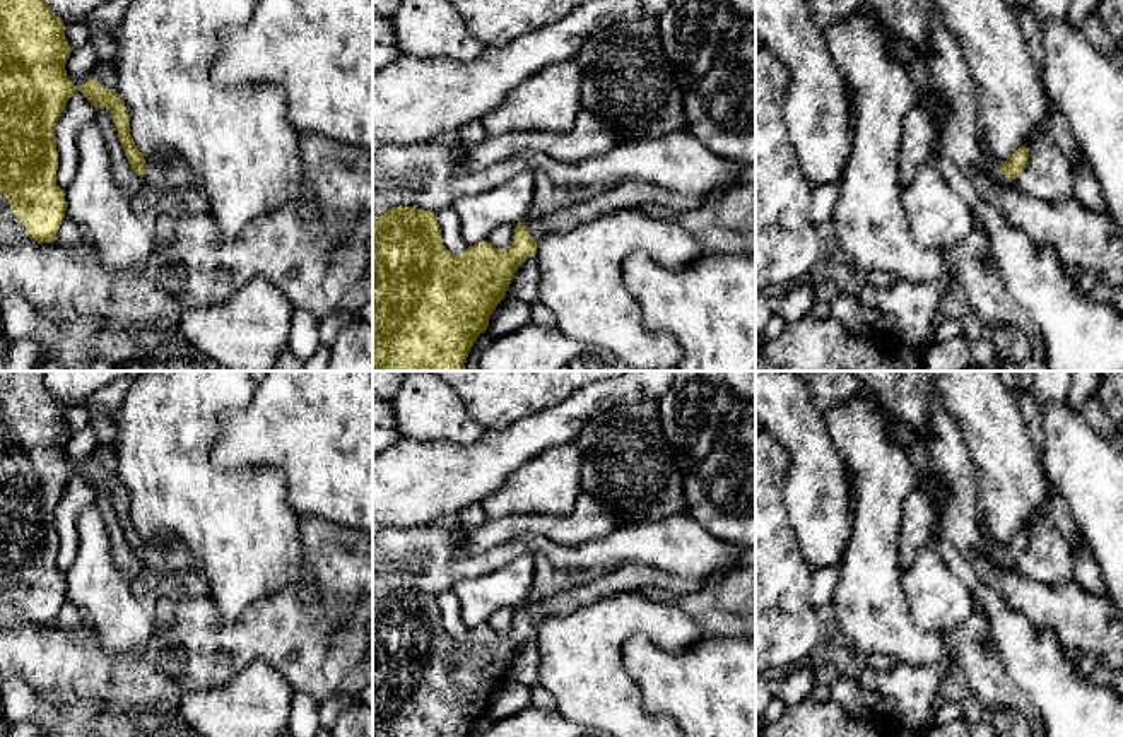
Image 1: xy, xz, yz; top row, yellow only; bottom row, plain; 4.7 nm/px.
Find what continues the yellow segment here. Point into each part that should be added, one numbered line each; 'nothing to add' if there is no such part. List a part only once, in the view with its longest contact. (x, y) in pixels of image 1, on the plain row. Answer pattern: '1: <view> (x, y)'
1: yz (992, 548)

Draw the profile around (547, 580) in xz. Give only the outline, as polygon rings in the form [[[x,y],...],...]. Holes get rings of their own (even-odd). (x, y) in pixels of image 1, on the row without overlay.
[[[540,552],[533,554],[533,585],[528,600],[542,600],[559,592],[583,587],[609,568],[557,568]]]

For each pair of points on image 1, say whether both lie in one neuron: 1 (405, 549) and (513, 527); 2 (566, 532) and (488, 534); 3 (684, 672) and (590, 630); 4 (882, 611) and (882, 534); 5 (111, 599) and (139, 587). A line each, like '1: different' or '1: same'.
1: different
2: same
3: different
4: same
5: different

